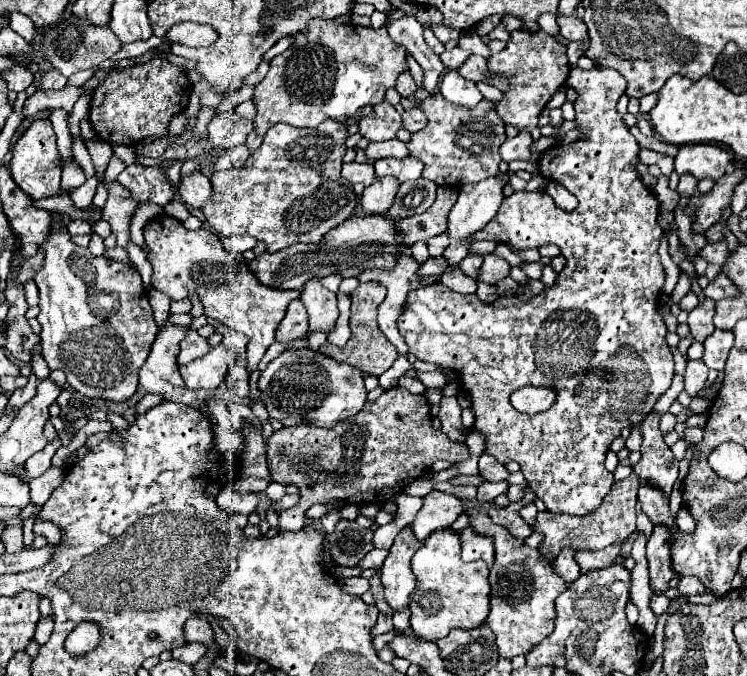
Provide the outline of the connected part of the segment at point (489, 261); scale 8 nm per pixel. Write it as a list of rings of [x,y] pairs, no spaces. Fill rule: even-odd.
[[[487,255],[483,259],[483,265],[481,265],[479,281],[489,283],[489,285],[495,285],[497,281],[505,279],[509,275],[509,271],[511,271],[511,265],[505,259],[501,259],[497,255]]]

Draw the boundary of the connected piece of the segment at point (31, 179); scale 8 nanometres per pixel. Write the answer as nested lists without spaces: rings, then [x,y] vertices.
[[[39,119],[31,123],[31,127],[15,143],[13,157],[11,157],[11,177],[31,199],[43,199],[43,197],[51,197],[59,193],[61,155],[57,151],[55,133],[51,129],[49,119]]]

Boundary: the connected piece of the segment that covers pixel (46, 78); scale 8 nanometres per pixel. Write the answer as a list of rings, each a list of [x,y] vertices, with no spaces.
[[[57,69],[47,71],[41,77],[41,81],[39,81],[39,89],[43,89],[43,91],[47,91],[47,89],[61,89],[65,85],[67,85],[67,77],[63,77]]]

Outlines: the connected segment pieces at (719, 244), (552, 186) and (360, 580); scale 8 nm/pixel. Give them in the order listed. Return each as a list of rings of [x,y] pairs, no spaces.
[[[719,239],[719,241],[715,241],[715,243],[707,243],[707,245],[699,251],[699,255],[701,255],[707,263],[717,263],[717,265],[721,265],[721,263],[725,261],[727,251],[729,251],[727,241],[725,241],[725,239]]]
[[[551,181],[551,183],[547,185],[547,193],[553,197],[555,205],[557,205],[559,209],[563,209],[563,211],[573,211],[573,209],[577,207],[577,197],[575,197],[573,193],[569,193],[563,185],[555,183],[555,181]]]
[[[352,577],[342,580],[342,589],[350,594],[361,596],[364,594],[370,587],[369,581],[363,577]]]

